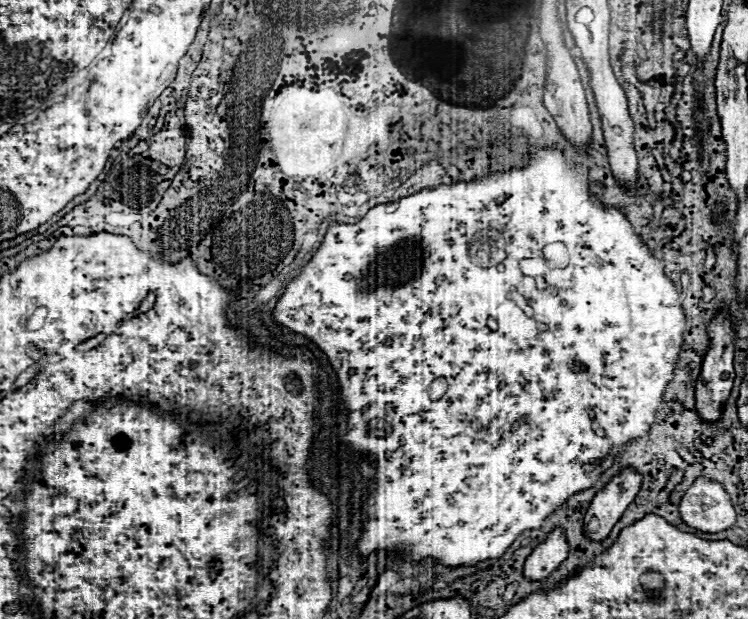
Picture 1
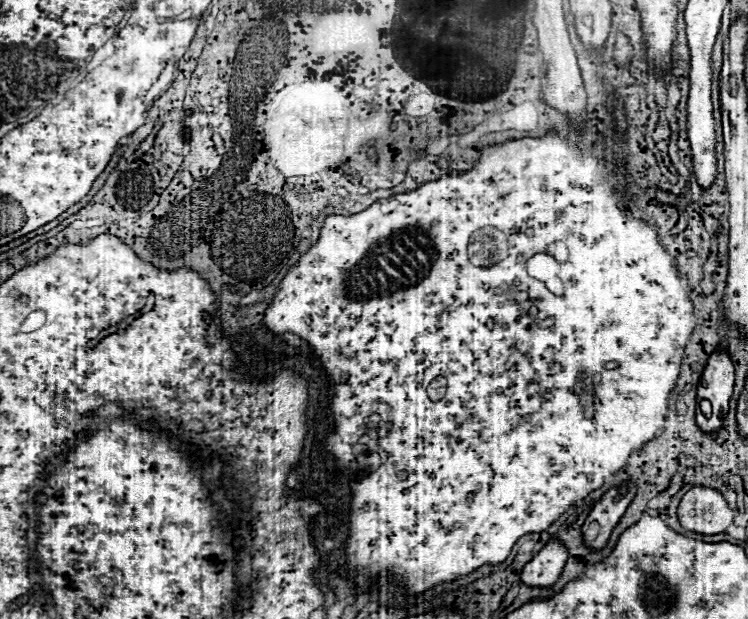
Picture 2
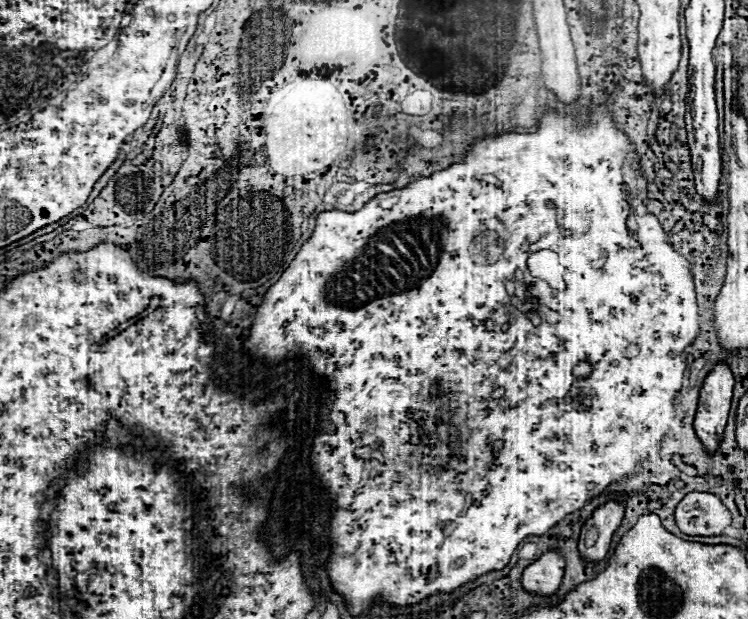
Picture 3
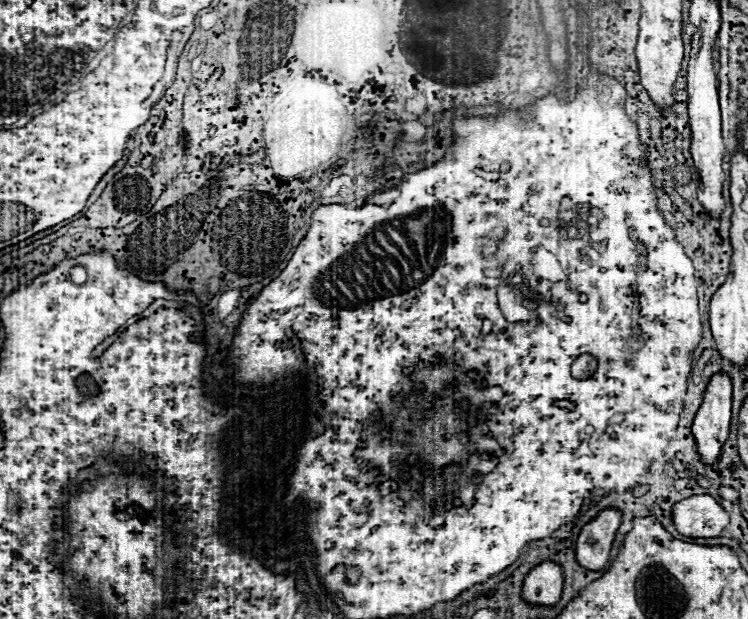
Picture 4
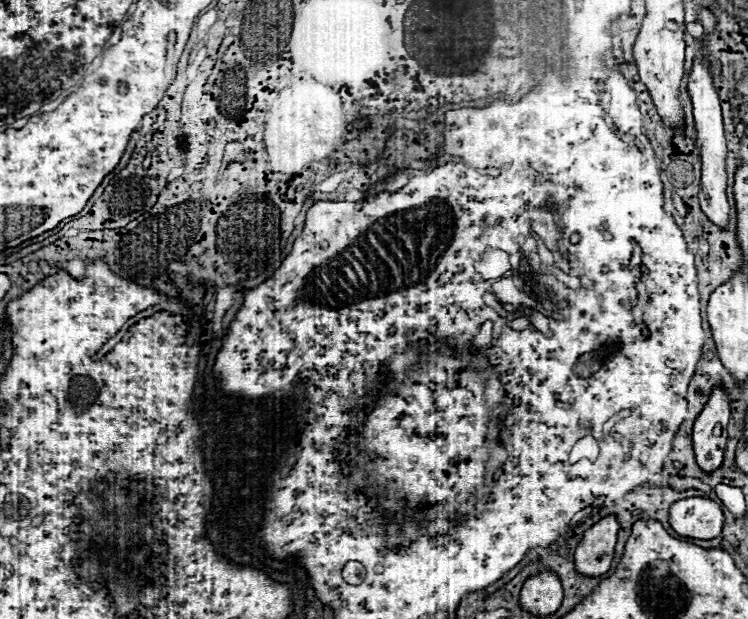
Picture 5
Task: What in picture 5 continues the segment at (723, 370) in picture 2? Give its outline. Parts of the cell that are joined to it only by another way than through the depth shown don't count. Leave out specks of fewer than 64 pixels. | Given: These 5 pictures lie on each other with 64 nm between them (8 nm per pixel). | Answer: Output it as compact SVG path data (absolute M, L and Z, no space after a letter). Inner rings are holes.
M716 386L710 394L710 400L696 418L692 434L696 460L704 472L714 472L722 464L722 454L728 440L726 430L728 422L730 422L728 392L722 386Z

